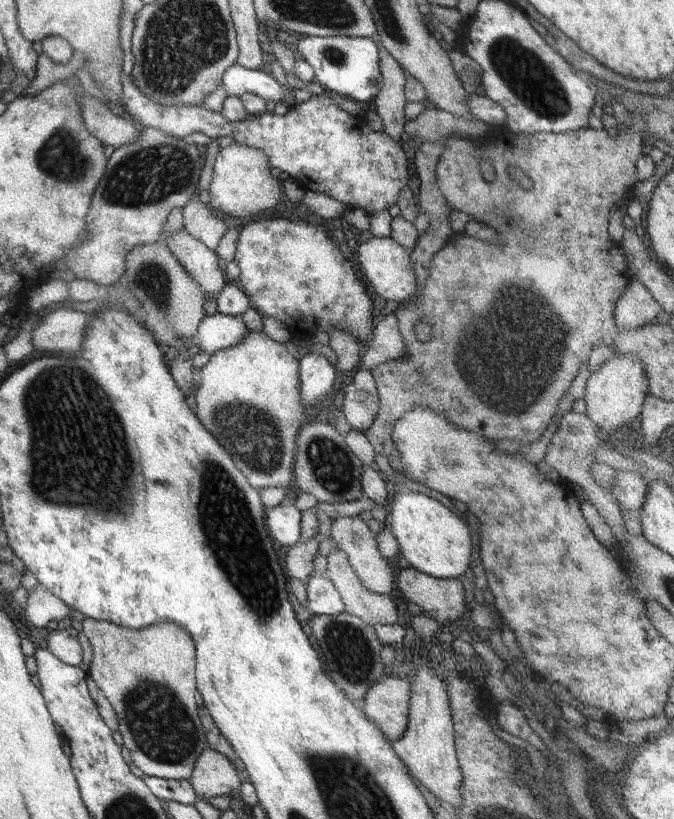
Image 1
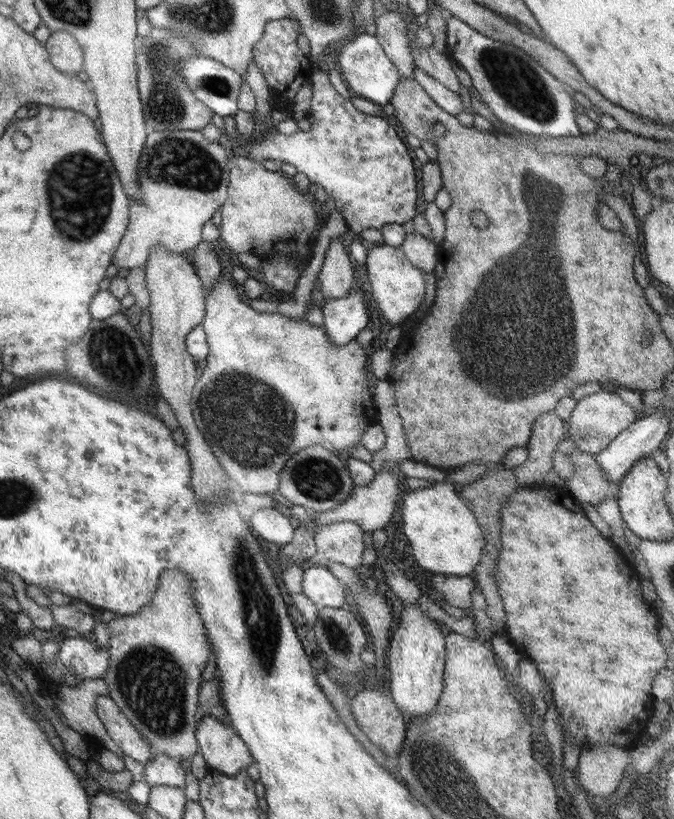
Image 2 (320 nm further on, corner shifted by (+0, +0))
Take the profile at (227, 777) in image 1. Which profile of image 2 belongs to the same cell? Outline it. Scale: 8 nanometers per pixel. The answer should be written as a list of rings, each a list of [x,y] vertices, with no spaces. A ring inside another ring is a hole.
[[[201,717],[195,730],[195,741],[206,767],[217,770],[219,774],[237,774],[245,771],[252,762],[247,745],[231,727],[215,717]]]

